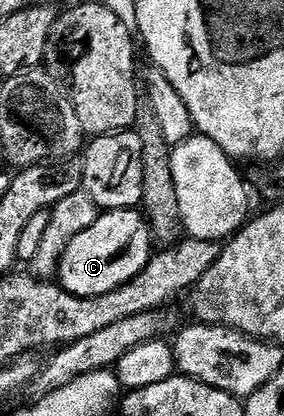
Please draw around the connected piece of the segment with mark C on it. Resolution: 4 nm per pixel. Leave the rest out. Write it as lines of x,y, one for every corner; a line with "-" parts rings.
134,208
101,211
98,222
94,222
90,230
82,230
82,234
78,234
78,238
74,238
74,242
70,242
70,246
66,248
66,254
60,260
58,283
61,288
65,288
75,296
110,294
110,290
118,290
126,286
126,282
138,278
138,274
146,270
149,260
154,255
152,244
154,245
153,228
143,211

